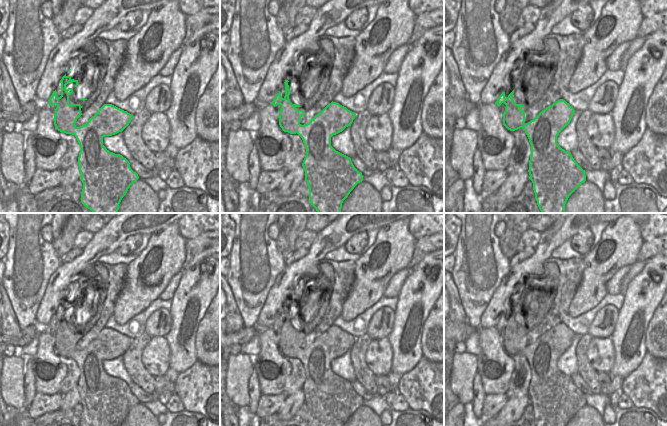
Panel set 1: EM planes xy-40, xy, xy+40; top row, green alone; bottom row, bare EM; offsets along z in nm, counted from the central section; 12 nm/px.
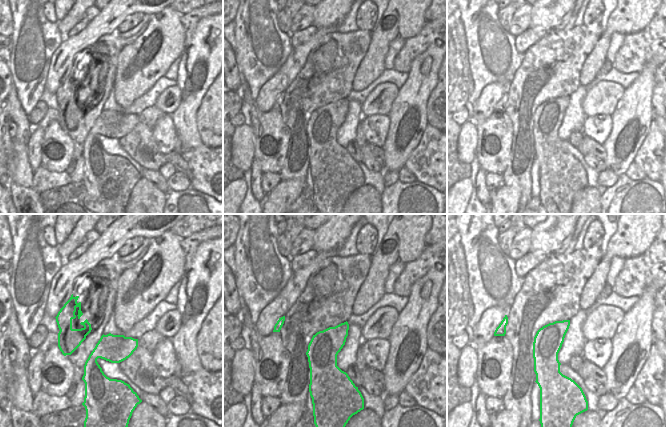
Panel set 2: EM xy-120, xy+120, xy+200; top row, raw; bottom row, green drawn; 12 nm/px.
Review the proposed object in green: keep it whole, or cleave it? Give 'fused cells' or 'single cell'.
fused cells

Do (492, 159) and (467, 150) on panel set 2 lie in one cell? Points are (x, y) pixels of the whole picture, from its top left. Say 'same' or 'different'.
different

